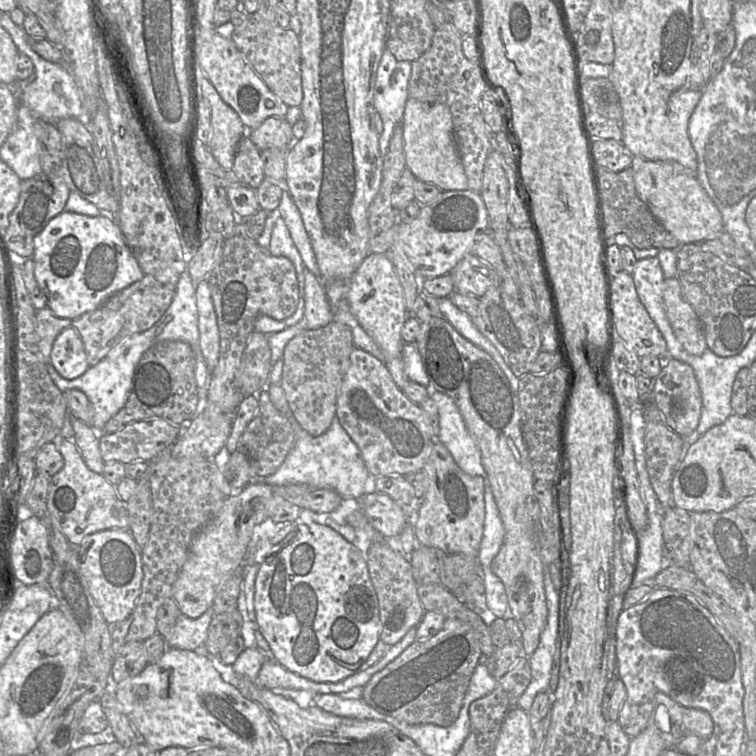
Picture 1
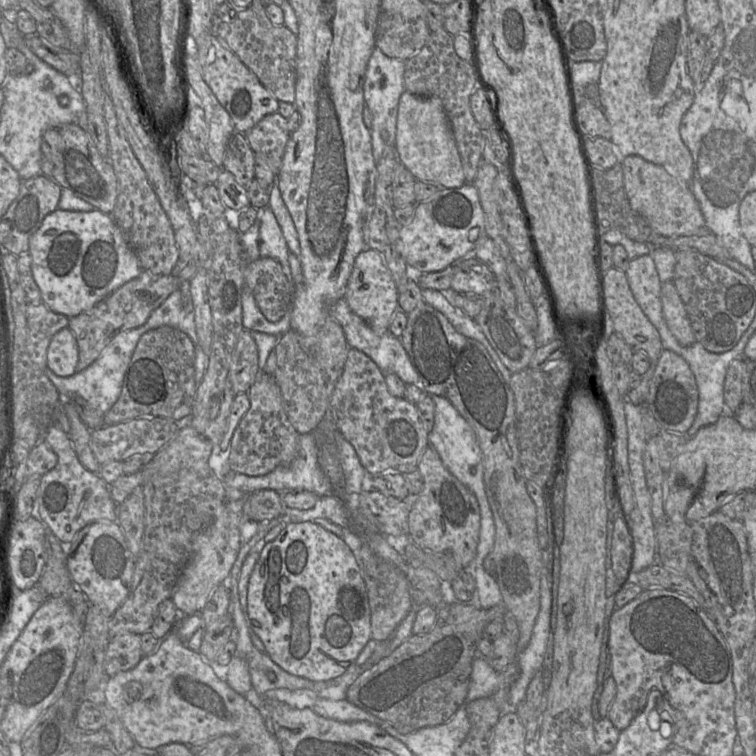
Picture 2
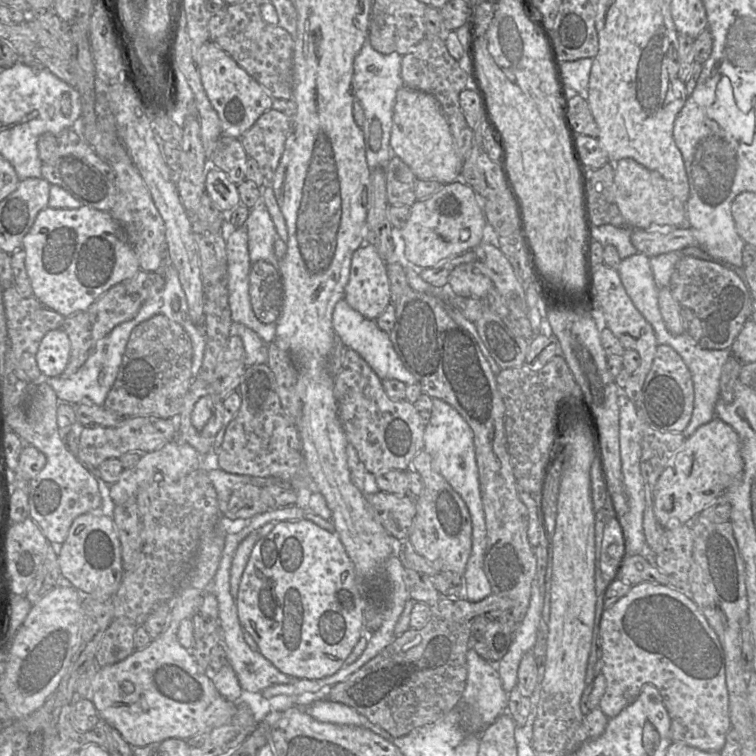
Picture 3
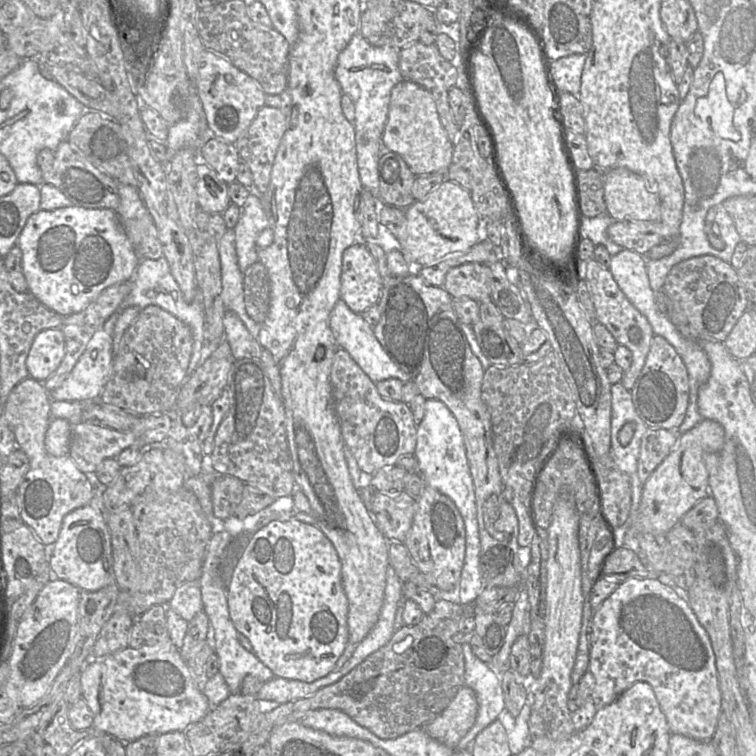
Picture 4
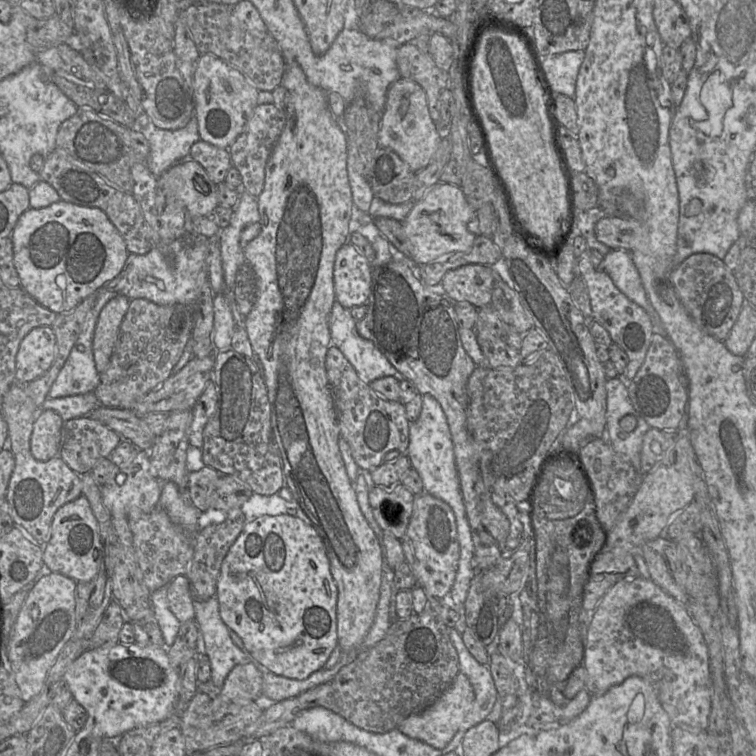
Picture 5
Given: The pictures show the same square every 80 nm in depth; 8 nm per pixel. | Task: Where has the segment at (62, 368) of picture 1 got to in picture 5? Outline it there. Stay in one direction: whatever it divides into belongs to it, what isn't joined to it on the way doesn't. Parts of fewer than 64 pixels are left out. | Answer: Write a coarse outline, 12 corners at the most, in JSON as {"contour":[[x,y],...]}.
{"contour":[[50,326],[32,329],[16,355],[15,384],[44,375],[56,357]]}

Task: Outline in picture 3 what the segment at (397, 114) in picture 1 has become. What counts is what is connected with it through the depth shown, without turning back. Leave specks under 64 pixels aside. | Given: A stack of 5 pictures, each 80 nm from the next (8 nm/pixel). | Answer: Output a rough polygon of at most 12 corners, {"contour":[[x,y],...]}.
{"contour":[[366,40],[352,89],[364,110],[365,143],[389,148],[393,109],[404,86],[399,53]]}

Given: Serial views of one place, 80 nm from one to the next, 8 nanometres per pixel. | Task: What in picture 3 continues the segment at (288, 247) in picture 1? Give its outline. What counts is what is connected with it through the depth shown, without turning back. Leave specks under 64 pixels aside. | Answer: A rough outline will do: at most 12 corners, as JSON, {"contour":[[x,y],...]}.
{"contour":[[263,199],[250,208],[244,226],[250,262],[277,266],[280,237]]}

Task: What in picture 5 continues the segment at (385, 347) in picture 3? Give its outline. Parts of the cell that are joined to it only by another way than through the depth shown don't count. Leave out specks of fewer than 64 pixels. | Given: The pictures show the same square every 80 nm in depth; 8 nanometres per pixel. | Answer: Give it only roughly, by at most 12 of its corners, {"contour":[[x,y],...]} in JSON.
{"contour":[[335,301],[331,345],[366,384],[406,378],[356,330],[350,310]]}

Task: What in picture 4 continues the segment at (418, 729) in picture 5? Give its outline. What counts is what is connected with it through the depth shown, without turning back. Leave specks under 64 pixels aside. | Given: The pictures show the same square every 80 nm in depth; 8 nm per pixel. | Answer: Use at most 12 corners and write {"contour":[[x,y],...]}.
{"contour":[[463,685],[442,713],[422,728],[456,749],[473,726],[474,690]]}

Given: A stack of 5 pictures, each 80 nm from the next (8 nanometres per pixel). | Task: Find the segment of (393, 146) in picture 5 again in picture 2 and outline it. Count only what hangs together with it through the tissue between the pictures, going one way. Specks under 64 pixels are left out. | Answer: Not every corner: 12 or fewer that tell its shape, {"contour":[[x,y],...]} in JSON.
{"contour":[[402,93],[394,146],[416,180],[467,183],[438,97]]}

